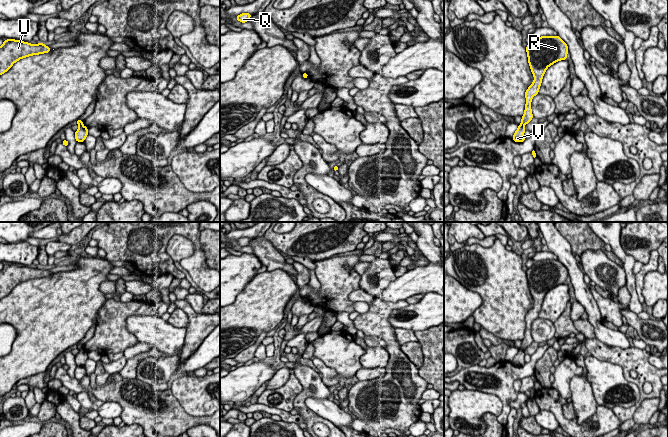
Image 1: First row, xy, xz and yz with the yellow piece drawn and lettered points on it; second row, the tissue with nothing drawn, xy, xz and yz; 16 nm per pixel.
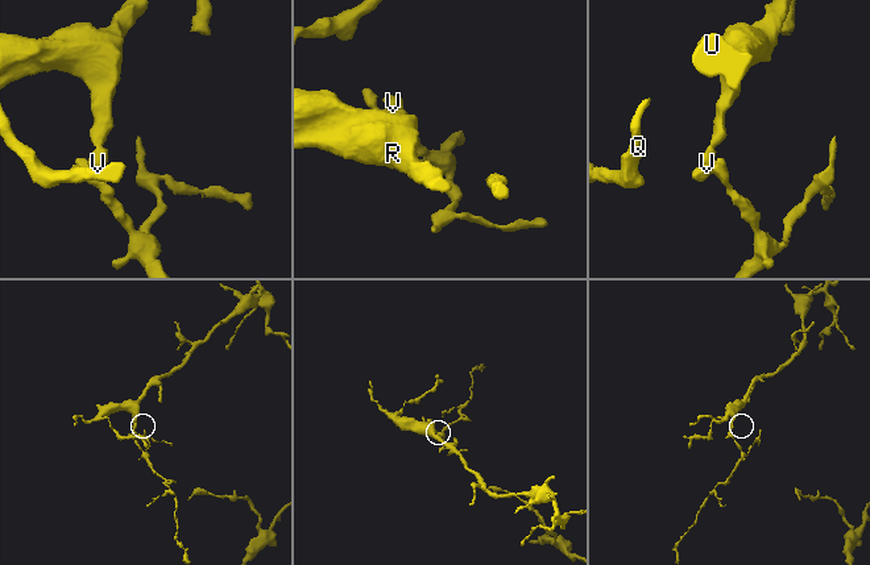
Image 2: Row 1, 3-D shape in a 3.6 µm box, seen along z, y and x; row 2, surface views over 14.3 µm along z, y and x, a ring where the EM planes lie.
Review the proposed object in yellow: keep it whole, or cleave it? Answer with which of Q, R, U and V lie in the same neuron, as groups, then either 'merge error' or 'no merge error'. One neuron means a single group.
groups Q R U / V; merge error

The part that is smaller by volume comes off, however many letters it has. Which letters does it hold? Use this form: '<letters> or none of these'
V

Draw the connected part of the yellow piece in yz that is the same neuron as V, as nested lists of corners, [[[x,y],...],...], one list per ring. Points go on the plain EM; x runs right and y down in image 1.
[[[519,349],[518,353],[515,355],[513,359],[512,364],[519,367],[524,366],[525,364],[524,356],[525,356],[524,350]]]

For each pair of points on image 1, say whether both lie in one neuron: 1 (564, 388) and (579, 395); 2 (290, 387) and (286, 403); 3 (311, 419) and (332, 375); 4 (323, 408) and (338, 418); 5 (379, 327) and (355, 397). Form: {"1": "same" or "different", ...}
{"1": "different", "2": "same", "3": "different", "4": "same", "5": "same"}

